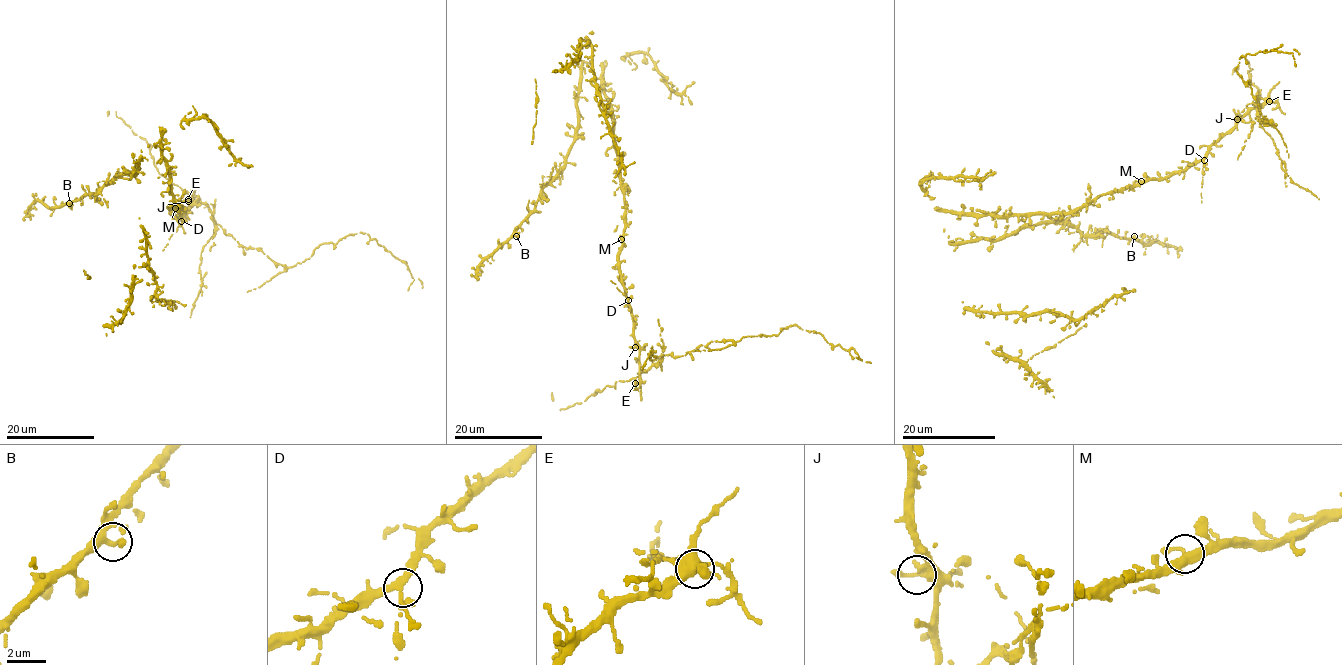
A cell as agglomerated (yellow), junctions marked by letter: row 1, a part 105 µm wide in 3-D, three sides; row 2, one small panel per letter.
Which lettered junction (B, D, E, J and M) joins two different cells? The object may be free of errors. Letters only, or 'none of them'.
E

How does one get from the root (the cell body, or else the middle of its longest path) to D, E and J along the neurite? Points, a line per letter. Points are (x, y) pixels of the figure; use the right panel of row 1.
D: (1141, 182), (1167, 178), (1204, 160)
E: (1141, 182), (1167, 178), (1199, 162), (1213, 144), (1252, 109), (1268, 101)
J: (1141, 182), (1167, 178), (1198, 163), (1213, 144), (1231, 130), (1237, 119)

